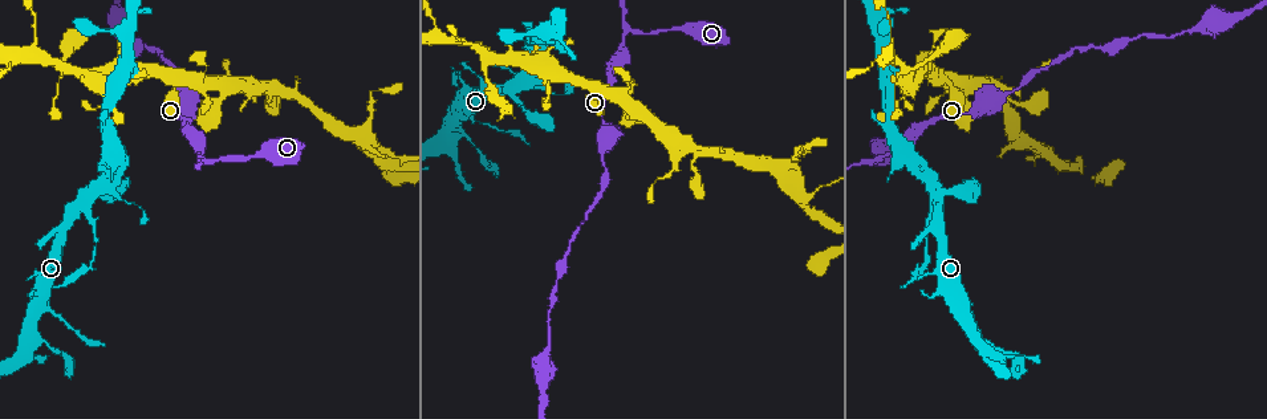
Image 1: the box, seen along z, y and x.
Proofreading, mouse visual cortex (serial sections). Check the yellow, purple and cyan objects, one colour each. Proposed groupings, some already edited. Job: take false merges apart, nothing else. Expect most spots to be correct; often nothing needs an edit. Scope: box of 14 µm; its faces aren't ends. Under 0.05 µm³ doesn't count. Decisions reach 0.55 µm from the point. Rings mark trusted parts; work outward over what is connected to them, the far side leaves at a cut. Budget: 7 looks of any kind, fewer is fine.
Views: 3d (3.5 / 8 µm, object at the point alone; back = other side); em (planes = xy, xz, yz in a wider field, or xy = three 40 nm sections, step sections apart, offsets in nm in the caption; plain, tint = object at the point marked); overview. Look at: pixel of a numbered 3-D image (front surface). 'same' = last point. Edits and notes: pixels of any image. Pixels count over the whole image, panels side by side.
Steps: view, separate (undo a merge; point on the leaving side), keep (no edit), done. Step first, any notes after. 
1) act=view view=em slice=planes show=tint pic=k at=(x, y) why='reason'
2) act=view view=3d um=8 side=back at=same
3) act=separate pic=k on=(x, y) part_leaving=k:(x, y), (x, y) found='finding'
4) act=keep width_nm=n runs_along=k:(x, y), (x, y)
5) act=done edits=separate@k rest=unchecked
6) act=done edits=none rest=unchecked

act=view view=3d um=3.5 pic=1 at=(92, 230) why='a narrow waist'

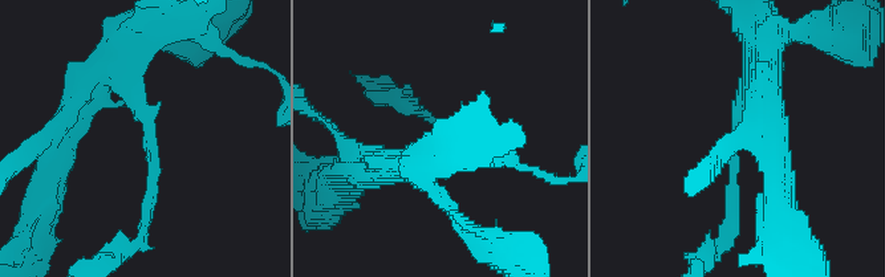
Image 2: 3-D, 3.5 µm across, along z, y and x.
act=view view=em slice=xy step=5 show=tint pic=2 at=(143, 136) arm_widths_nm=150,250 why='shape alone is not enough'

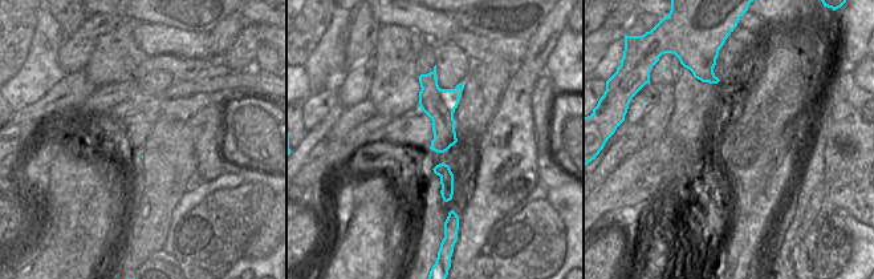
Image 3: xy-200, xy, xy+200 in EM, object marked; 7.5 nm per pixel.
act=keep runs_along=2:(763, 66), (737, 111), (730, 221) found='continuous, no second cell'

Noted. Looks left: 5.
act=view view=3d um=8 pic=1 at=(882, 160) why='a fork'

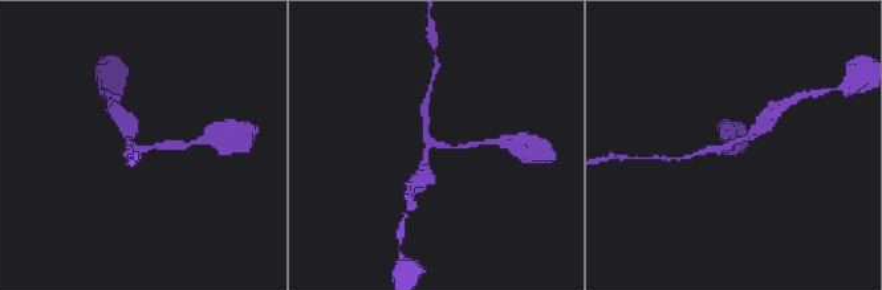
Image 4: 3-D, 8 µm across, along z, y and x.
act=view view=3d um=3.5 pic=4 at=(134, 147) why='zoom in'

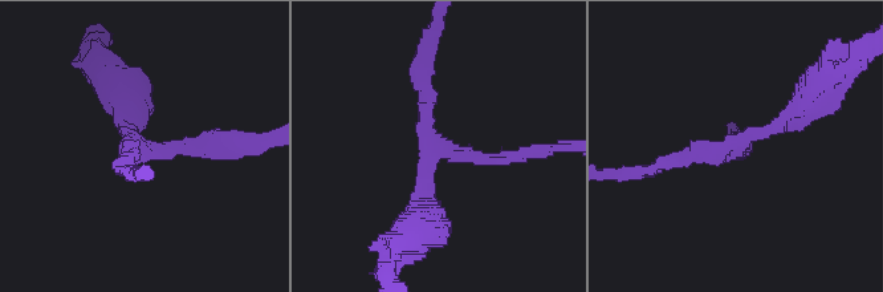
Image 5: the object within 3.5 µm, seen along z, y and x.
act=view view=em slice=planes show=tint pic=5 at=(143, 151) why='need the tissue'

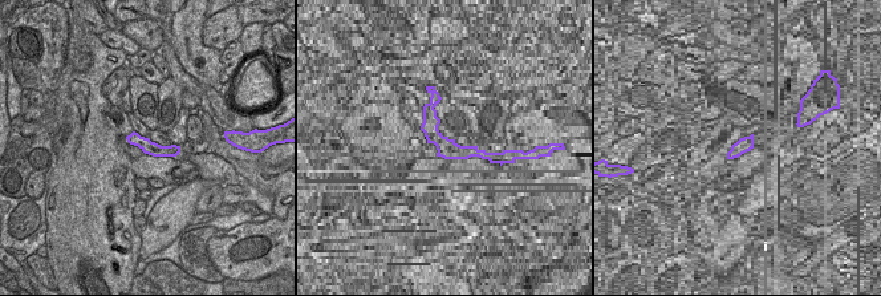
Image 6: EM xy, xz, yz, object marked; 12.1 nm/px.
act=keep arms=3 arm_widths_nm=150,150,200 runs_along=6:(130, 138), (155, 150), (177, 149) found='one cell here'

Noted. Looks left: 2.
act=view view=3d um=3.5 pic=1 at=(1000, 88) why='a fork'

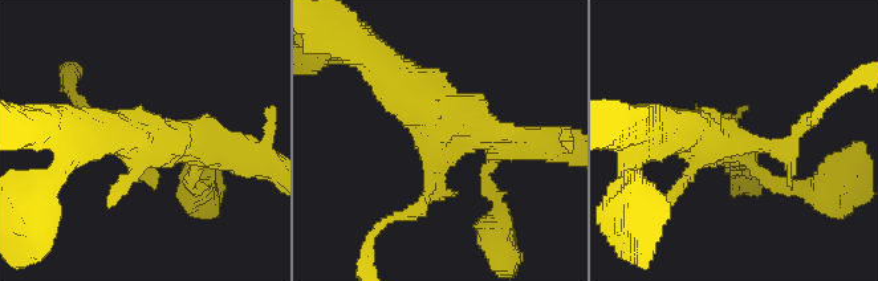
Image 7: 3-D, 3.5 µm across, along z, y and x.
act=view view=em slice=xy step=1 show=tint pic=7 at=(433, 135) why='need the tissue'

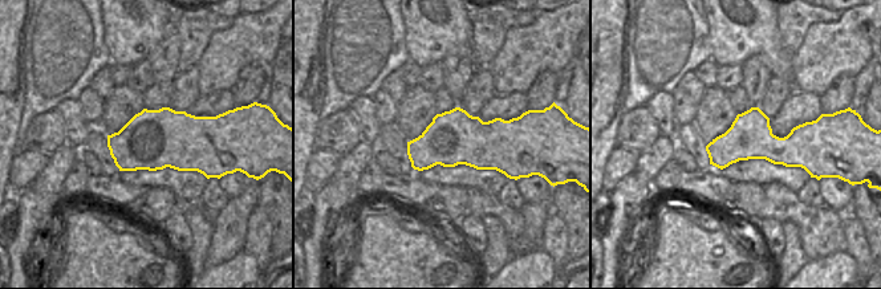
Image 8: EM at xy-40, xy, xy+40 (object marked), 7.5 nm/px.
act=keep runs_along=7:(361, 49), (434, 110), (511, 145) found='all the same cell'

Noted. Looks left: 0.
act=done edits=none rest=unchecked

